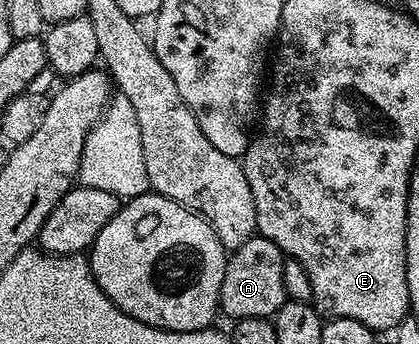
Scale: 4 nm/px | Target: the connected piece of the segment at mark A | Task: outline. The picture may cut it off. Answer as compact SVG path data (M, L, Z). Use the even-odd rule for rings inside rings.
M263 237L247 239L238 250L227 256L220 290L219 310L235 321L246 317L262 317L267 319L275 316L276 311L286 302L282 285L282 269L285 253L274 245L274 241Z

